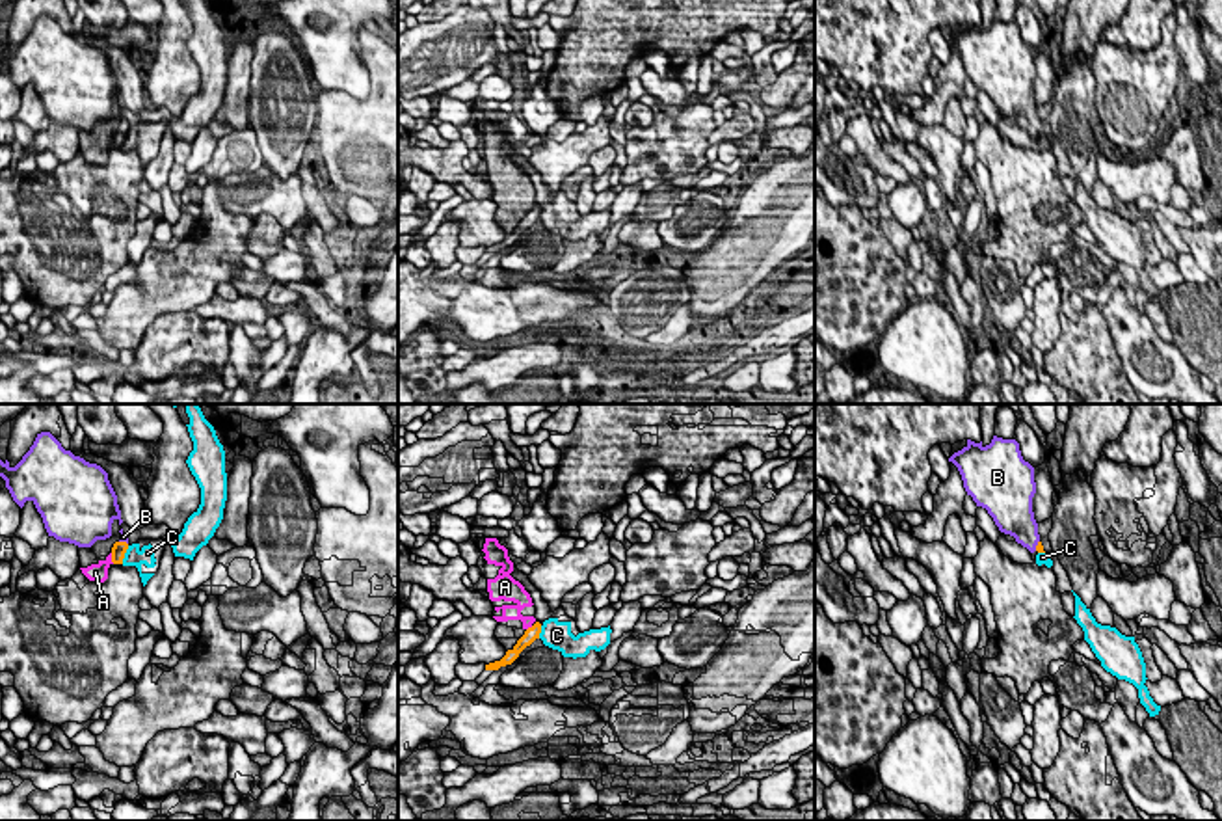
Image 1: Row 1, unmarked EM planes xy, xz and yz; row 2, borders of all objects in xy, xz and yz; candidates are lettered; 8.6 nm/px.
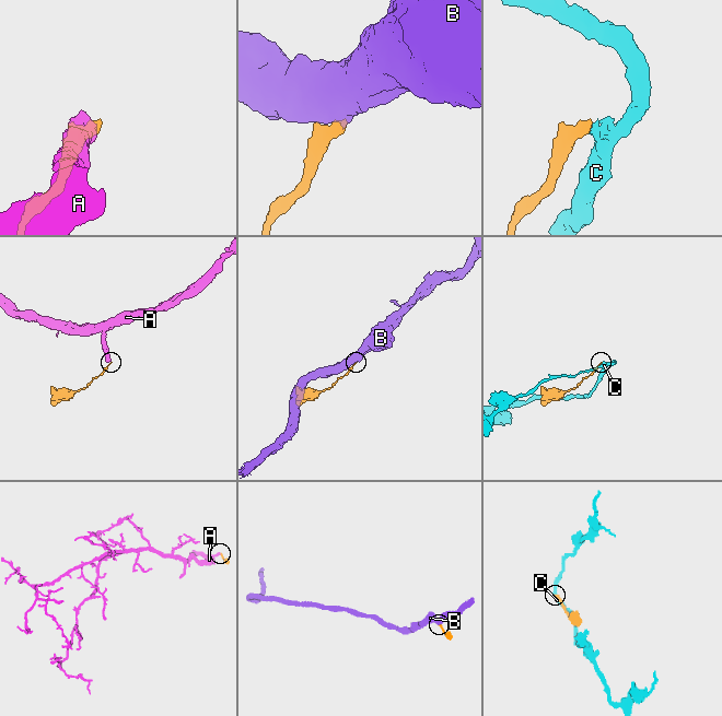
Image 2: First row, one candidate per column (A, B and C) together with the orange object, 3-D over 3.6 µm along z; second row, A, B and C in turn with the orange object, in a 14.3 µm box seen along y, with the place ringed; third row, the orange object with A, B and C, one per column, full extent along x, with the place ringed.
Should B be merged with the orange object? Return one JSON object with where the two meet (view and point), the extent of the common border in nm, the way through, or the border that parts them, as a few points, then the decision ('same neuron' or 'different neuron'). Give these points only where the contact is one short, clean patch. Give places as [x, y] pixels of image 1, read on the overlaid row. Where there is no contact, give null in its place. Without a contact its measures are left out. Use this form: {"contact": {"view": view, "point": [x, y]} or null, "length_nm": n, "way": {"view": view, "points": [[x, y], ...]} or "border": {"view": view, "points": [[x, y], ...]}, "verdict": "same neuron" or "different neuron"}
{"contact": {"view": "yz", "point": [1036, 546]}, "length_nm": 100, "way": {"view": "yz", "points": [[1038, 548], [1036, 546], [1020, 524]]}, "verdict": "same neuron"}

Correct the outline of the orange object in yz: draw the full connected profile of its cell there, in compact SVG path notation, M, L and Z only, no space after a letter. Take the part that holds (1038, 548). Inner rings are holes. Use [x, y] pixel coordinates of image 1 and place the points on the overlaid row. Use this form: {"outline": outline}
{"outline": "M993 436L986 447L967 439L949 462L958 467L967 495L988 510L1001 532L1030 553L1045 553L1032 512L1034 467L1023 460L1016 439Z"}

